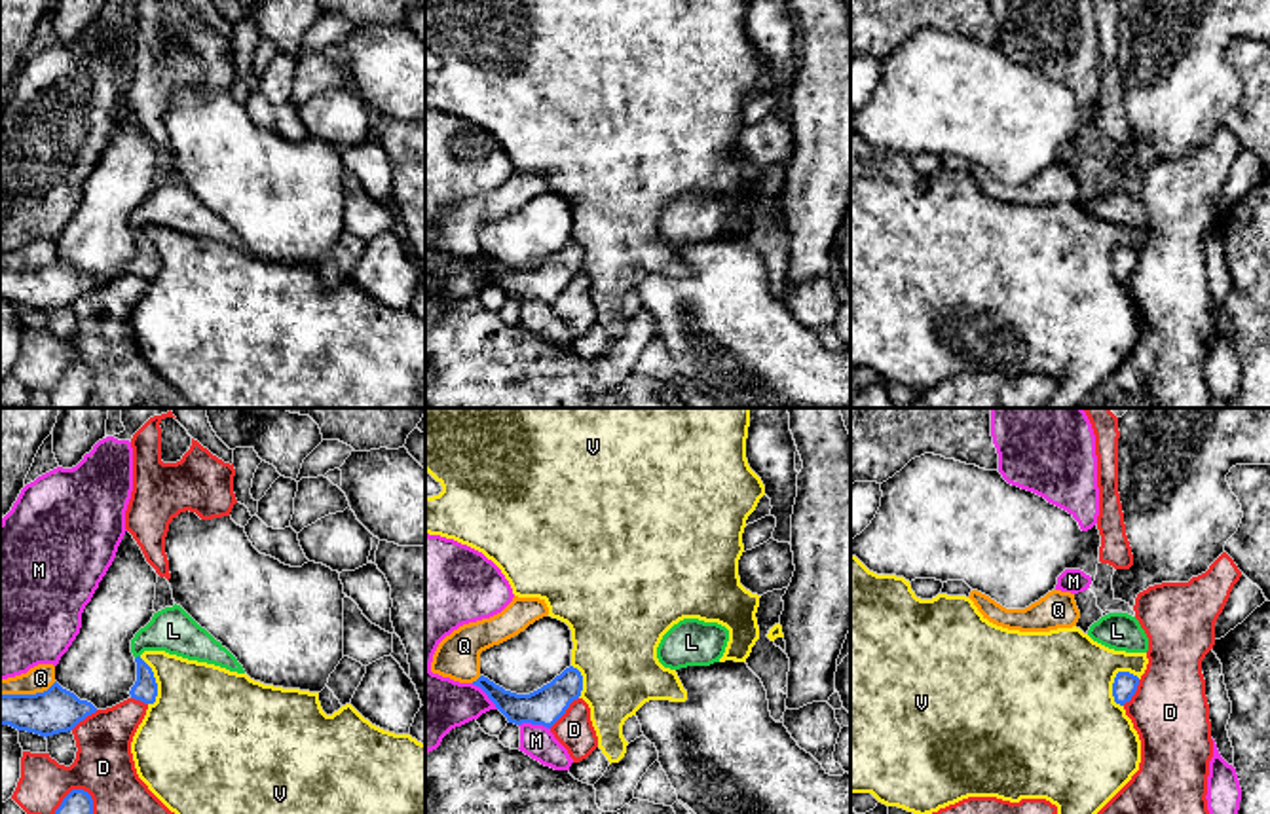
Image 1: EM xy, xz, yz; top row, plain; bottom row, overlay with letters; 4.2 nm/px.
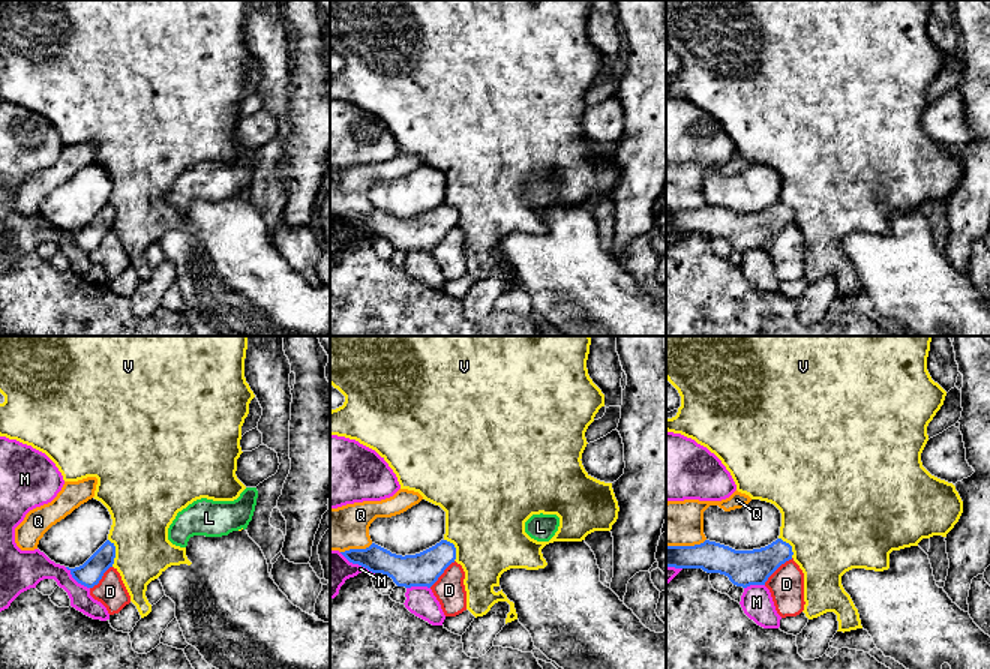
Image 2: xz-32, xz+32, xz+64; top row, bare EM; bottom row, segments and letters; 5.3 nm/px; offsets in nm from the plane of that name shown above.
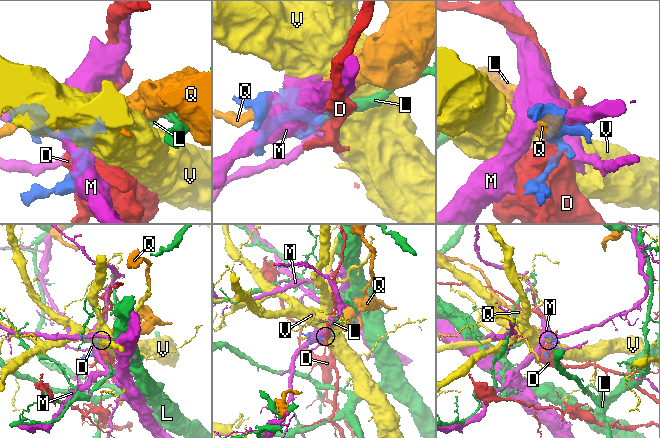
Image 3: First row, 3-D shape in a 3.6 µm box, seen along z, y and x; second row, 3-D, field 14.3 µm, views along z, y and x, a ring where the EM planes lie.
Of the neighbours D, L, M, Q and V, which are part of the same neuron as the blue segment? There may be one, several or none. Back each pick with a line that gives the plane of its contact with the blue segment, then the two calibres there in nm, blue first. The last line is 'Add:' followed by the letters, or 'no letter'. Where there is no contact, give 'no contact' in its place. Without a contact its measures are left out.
L: contact in xy; calibres 110 and 190 nm
Add: L

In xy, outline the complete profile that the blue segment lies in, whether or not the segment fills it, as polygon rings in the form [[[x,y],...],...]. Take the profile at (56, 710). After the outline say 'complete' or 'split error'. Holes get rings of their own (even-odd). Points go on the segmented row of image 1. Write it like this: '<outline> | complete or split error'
[[[57,681],[36,694],[0,694],[0,725],[46,738],[72,731],[95,712],[91,702],[80,700]]] | complete

